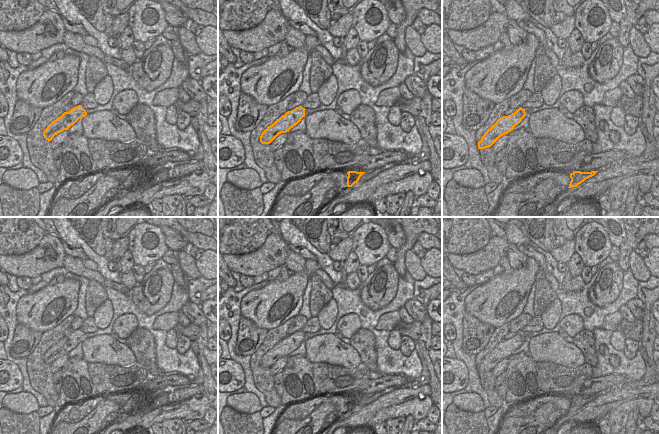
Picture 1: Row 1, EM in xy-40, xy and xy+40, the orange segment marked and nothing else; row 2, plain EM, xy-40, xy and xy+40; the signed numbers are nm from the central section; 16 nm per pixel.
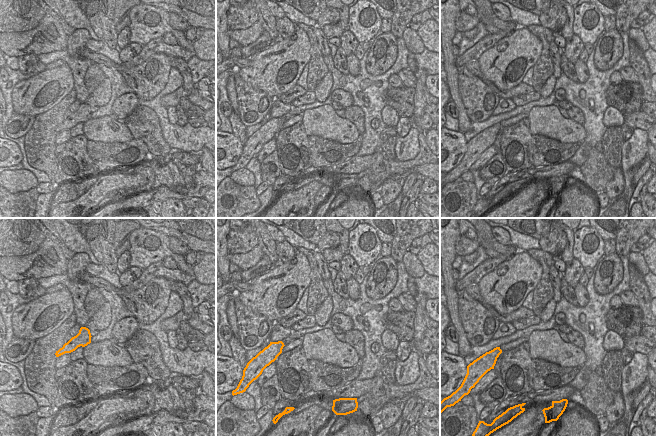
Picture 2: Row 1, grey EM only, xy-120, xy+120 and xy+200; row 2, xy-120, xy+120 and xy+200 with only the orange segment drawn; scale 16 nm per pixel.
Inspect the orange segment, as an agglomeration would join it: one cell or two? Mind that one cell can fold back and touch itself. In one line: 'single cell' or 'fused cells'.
fused cells

